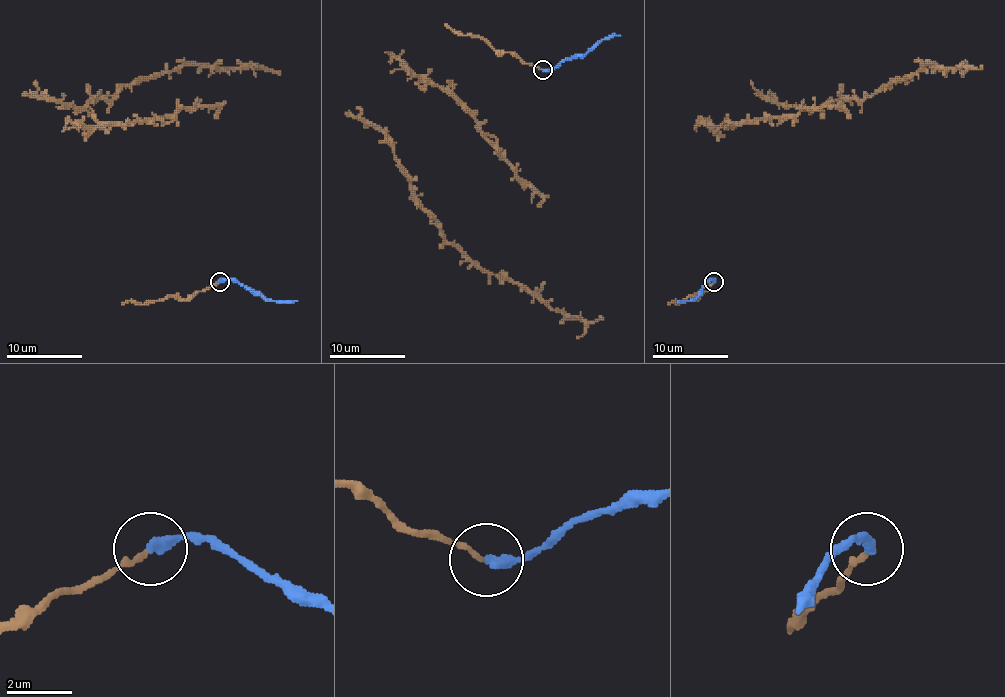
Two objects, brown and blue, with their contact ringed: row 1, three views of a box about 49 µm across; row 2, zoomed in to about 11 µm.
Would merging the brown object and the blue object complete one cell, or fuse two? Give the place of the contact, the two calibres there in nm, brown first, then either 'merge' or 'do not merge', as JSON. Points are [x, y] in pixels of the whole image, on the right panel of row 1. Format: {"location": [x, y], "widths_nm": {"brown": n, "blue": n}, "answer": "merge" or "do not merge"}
{"location": [714, 281], "widths_nm": {"brown": 170, "blue": 280}, "answer": "do not merge"}

